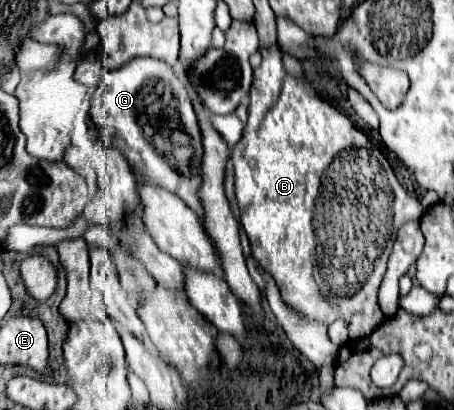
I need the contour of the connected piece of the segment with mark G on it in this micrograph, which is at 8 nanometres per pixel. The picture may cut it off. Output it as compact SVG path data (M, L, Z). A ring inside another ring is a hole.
M134 58L118 70L106 70L100 88L93 96L90 117L97 127L98 136L104 138L106 146L114 146L126 156L136 176L140 176L144 182L154 182L176 192L194 212L198 212L198 216L202 216L202 204L196 200L202 158L198 120L192 108L190 94L180 76L174 74L174 68L170 64L156 58Z

